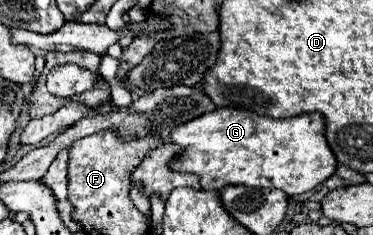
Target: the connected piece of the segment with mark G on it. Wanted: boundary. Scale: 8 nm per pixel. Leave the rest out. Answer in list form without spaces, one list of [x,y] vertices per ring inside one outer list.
[[[217,108],[177,126],[171,140],[183,146],[183,156],[175,160],[173,168],[177,172],[199,174],[203,190],[243,184],[253,188],[279,188],[287,196],[297,196],[323,184],[337,168],[335,154],[325,138],[325,120],[319,112],[275,120],[251,110]]]

